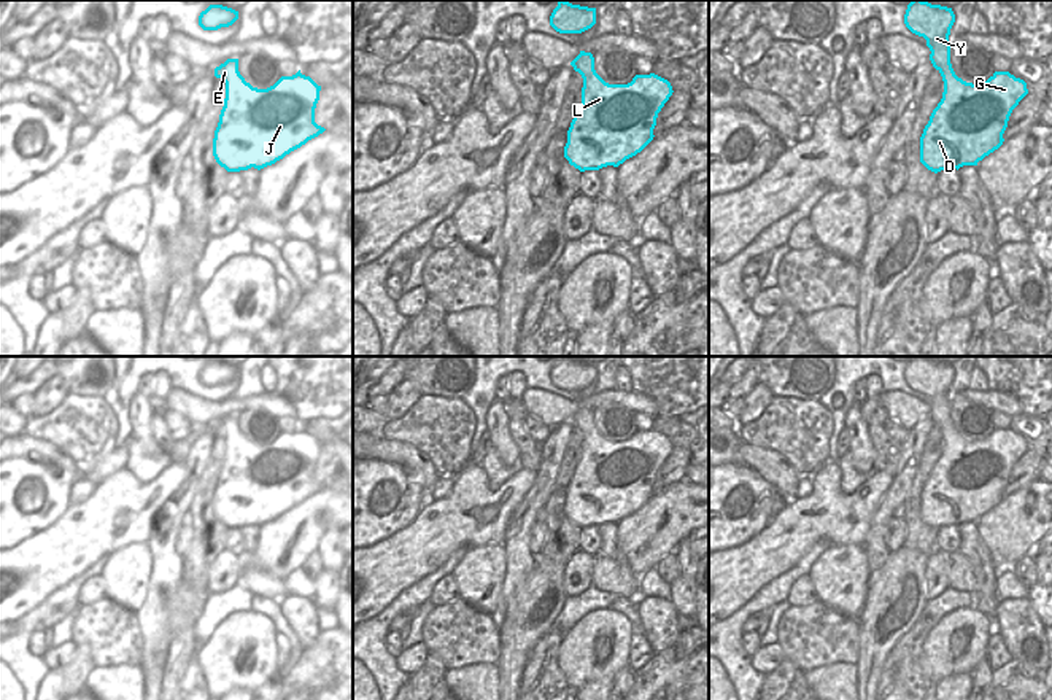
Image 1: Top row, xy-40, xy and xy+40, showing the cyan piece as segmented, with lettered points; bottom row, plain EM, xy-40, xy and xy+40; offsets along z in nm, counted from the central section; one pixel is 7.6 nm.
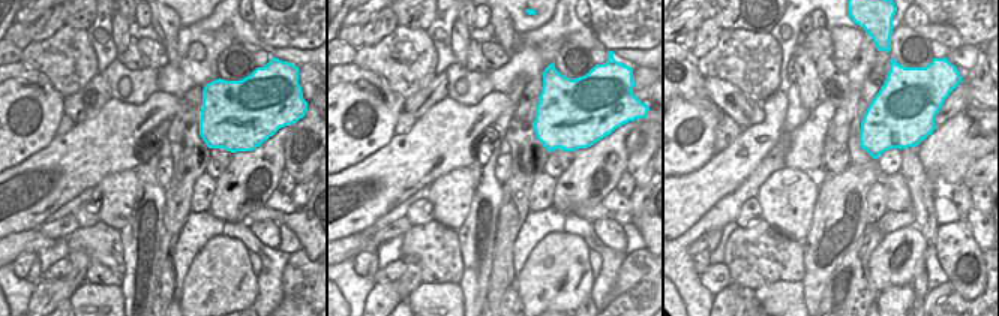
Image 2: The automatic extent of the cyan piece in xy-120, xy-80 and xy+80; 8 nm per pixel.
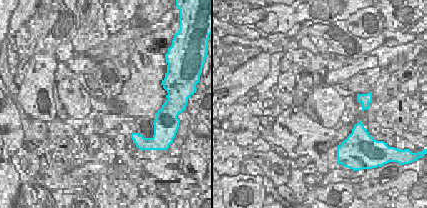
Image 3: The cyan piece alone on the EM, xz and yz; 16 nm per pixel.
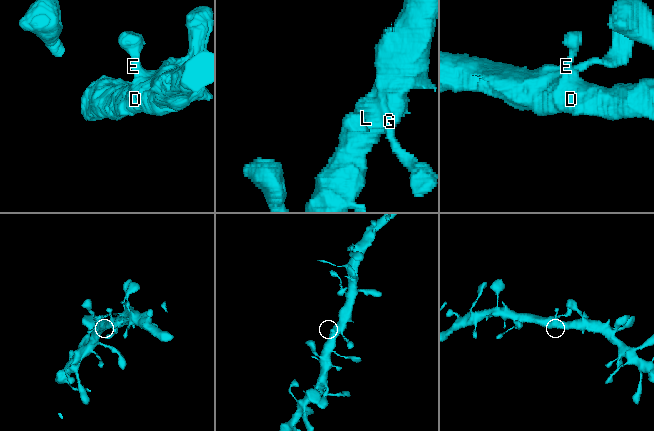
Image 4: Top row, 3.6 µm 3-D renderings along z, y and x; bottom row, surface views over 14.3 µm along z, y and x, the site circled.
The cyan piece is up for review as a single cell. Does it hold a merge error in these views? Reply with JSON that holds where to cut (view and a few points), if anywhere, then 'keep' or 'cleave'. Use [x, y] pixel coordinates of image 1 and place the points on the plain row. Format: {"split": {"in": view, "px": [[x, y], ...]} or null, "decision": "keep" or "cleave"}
{"split": null, "decision": "keep"}

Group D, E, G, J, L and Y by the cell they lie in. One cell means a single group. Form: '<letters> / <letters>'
D E G J L Y

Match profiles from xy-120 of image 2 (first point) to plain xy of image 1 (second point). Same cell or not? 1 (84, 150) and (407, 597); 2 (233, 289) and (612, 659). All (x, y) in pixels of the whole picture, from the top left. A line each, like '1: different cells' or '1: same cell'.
1: different cells
2: same cell

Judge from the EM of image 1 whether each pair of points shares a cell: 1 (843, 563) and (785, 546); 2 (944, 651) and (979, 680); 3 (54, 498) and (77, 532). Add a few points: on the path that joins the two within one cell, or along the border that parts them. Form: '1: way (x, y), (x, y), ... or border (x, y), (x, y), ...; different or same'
1: border (833, 544), (860, 546); different
2: border (984, 657), (971, 673); different
3: border (70, 505), (50, 525), (34, 533); different

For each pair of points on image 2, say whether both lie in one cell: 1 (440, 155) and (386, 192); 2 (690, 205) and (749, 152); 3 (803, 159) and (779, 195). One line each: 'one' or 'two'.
1: one
2: one
3: two

